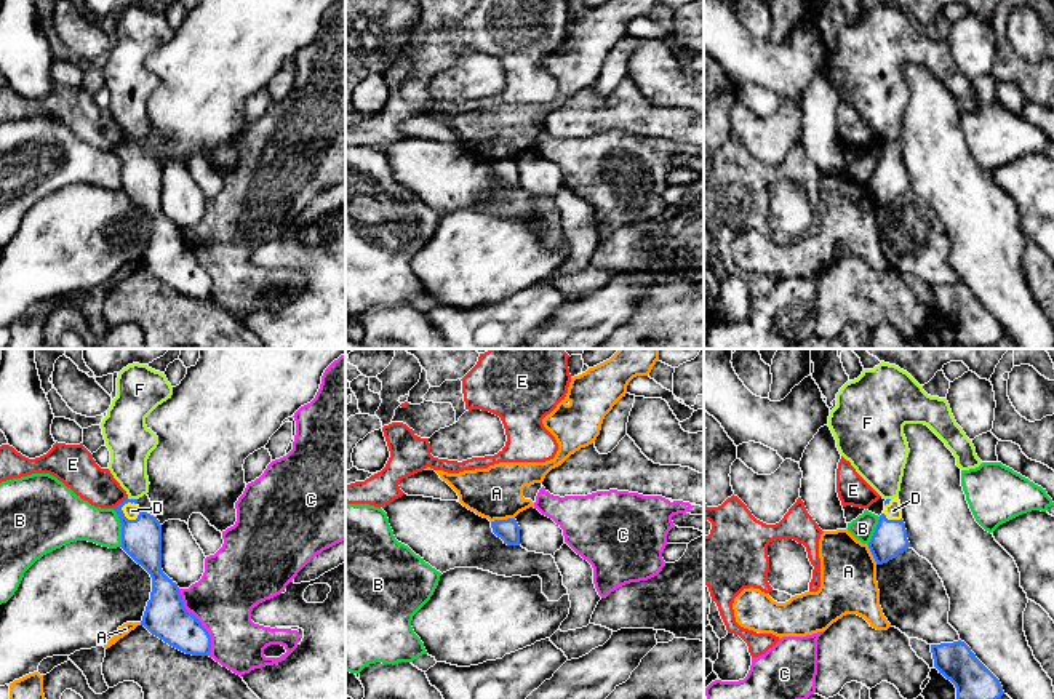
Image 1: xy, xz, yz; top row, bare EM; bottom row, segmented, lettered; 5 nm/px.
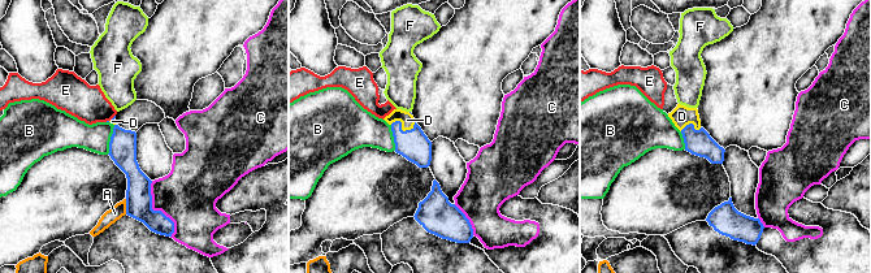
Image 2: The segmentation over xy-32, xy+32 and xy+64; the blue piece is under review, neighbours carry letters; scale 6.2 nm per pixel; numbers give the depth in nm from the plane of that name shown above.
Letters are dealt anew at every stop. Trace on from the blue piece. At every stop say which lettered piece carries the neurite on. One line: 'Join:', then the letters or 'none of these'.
Join: D

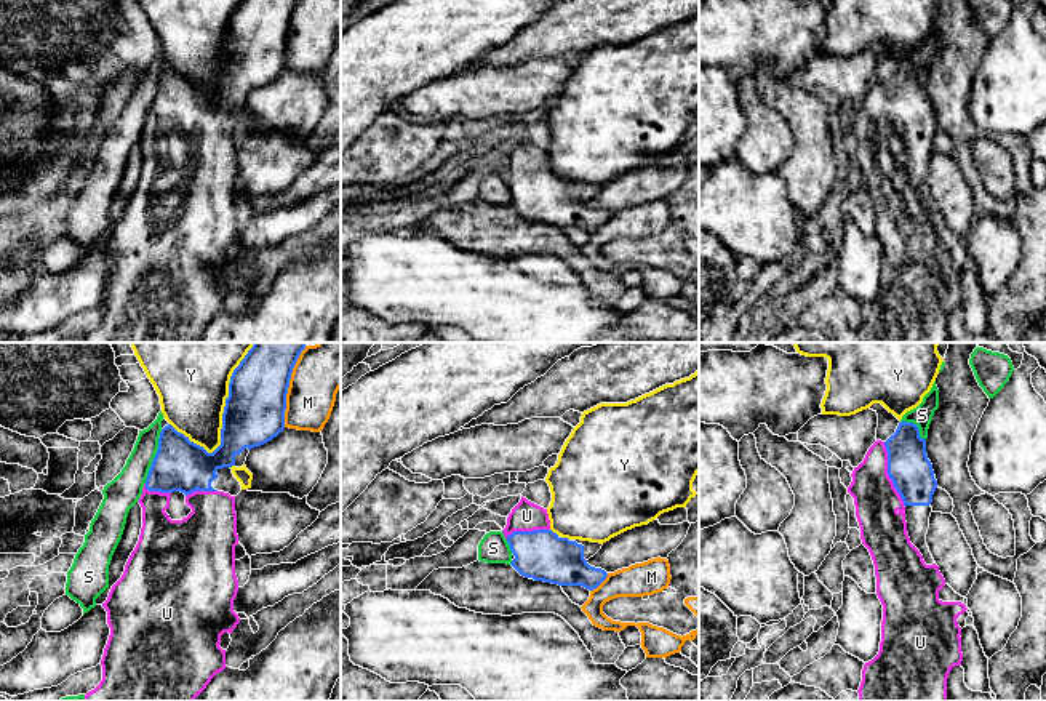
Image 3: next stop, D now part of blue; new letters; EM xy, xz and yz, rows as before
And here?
Join: U

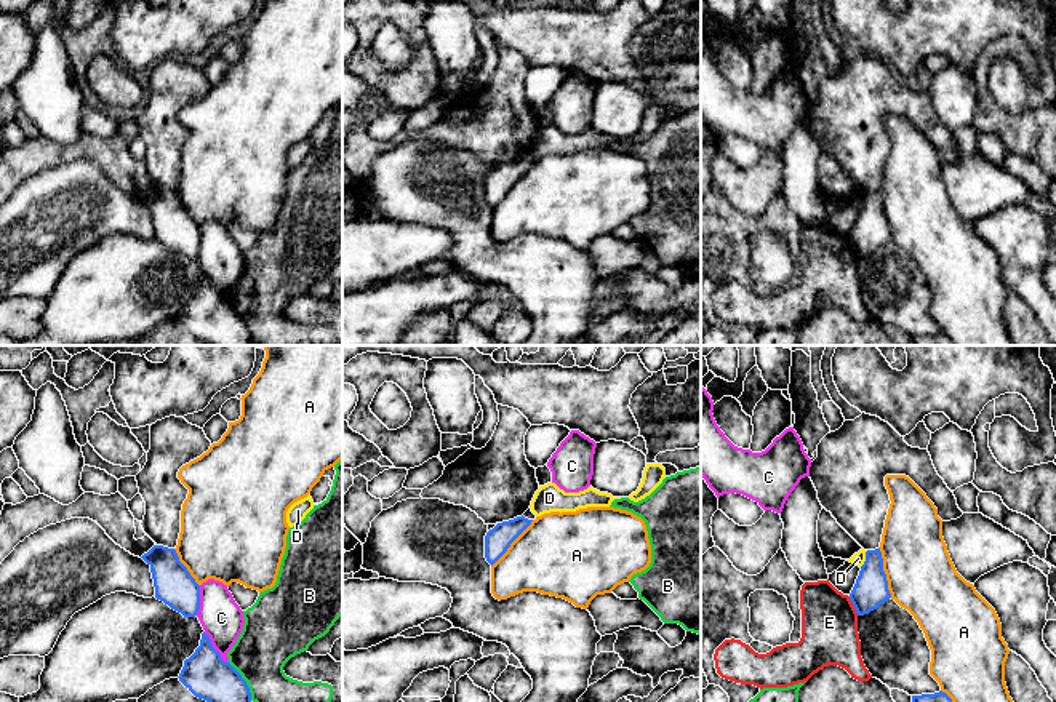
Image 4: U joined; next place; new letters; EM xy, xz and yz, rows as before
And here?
Join: none of these

